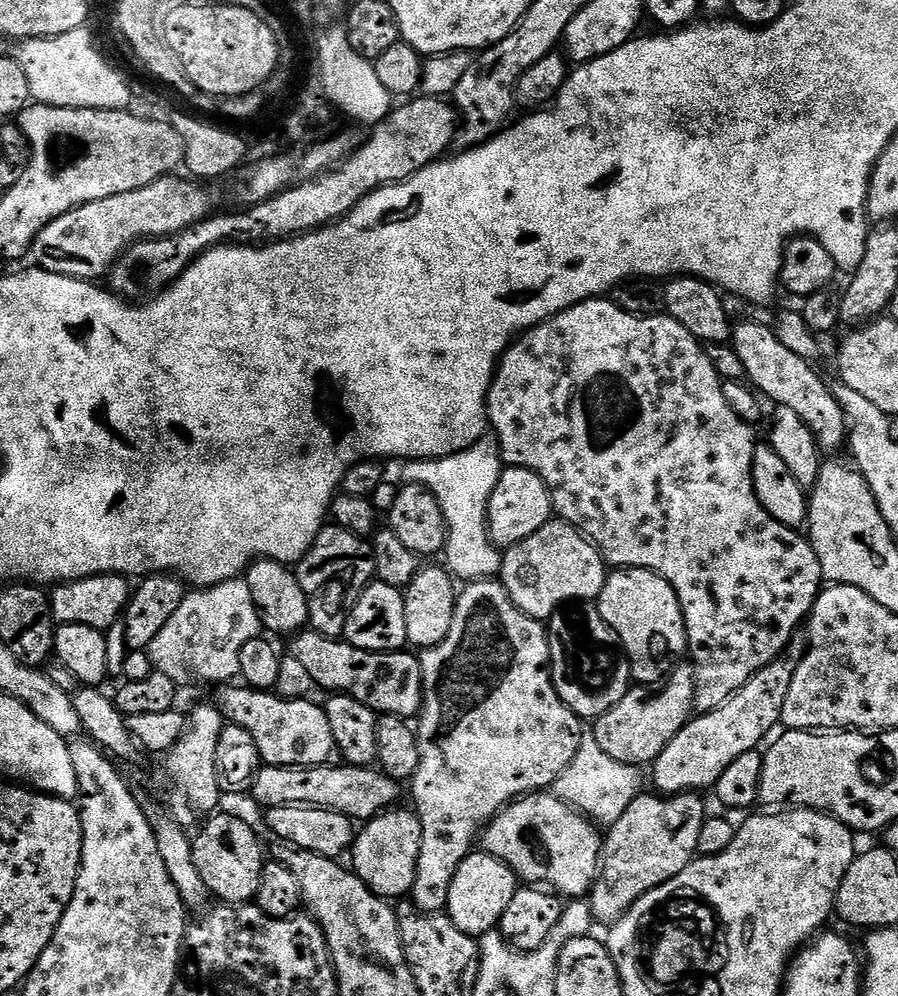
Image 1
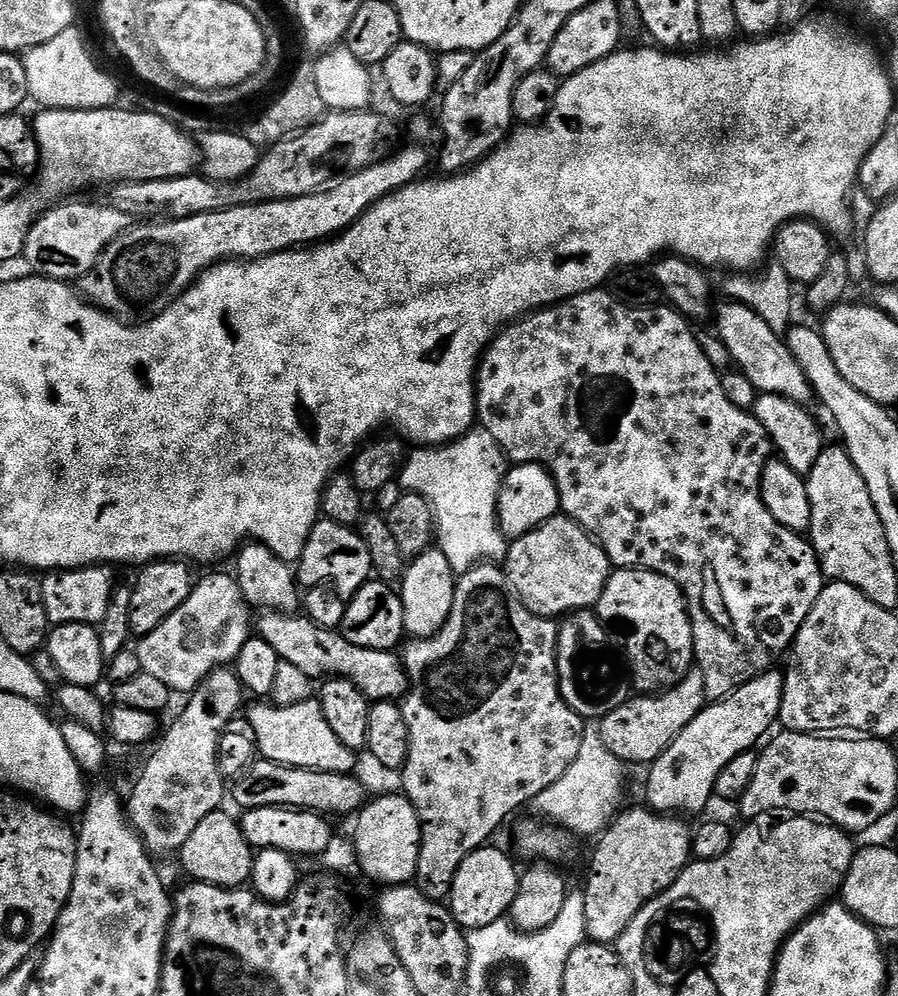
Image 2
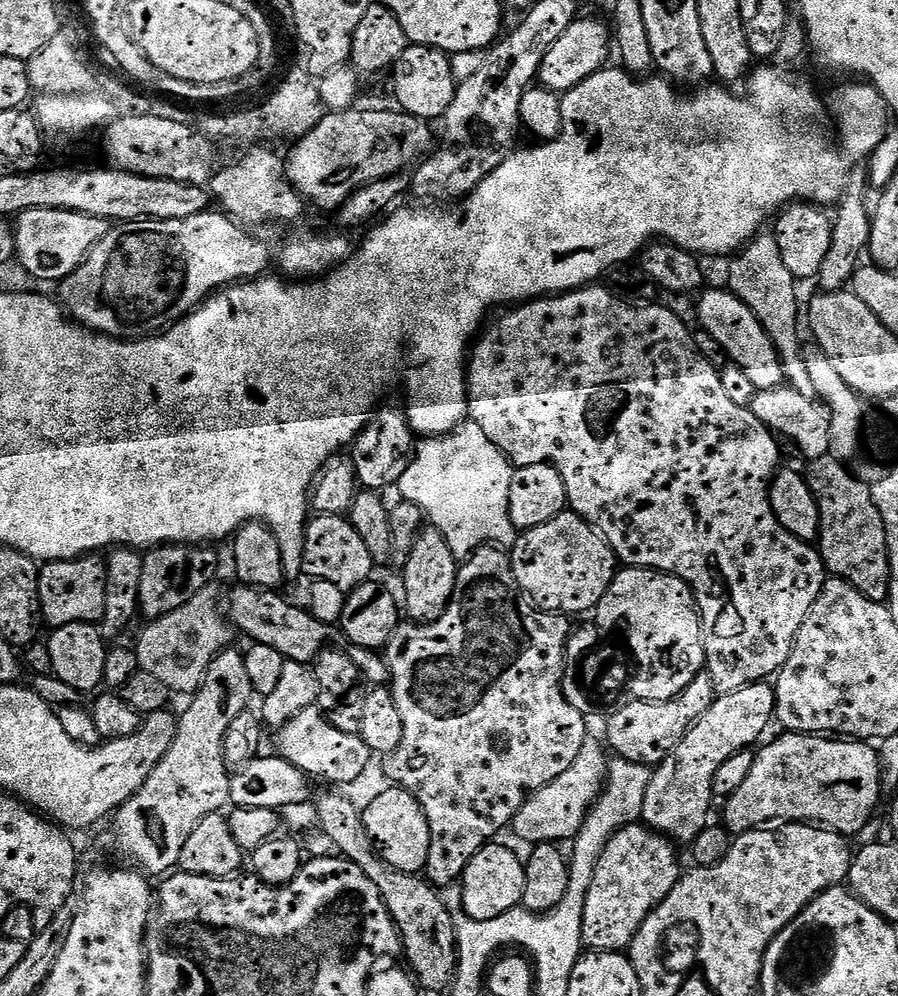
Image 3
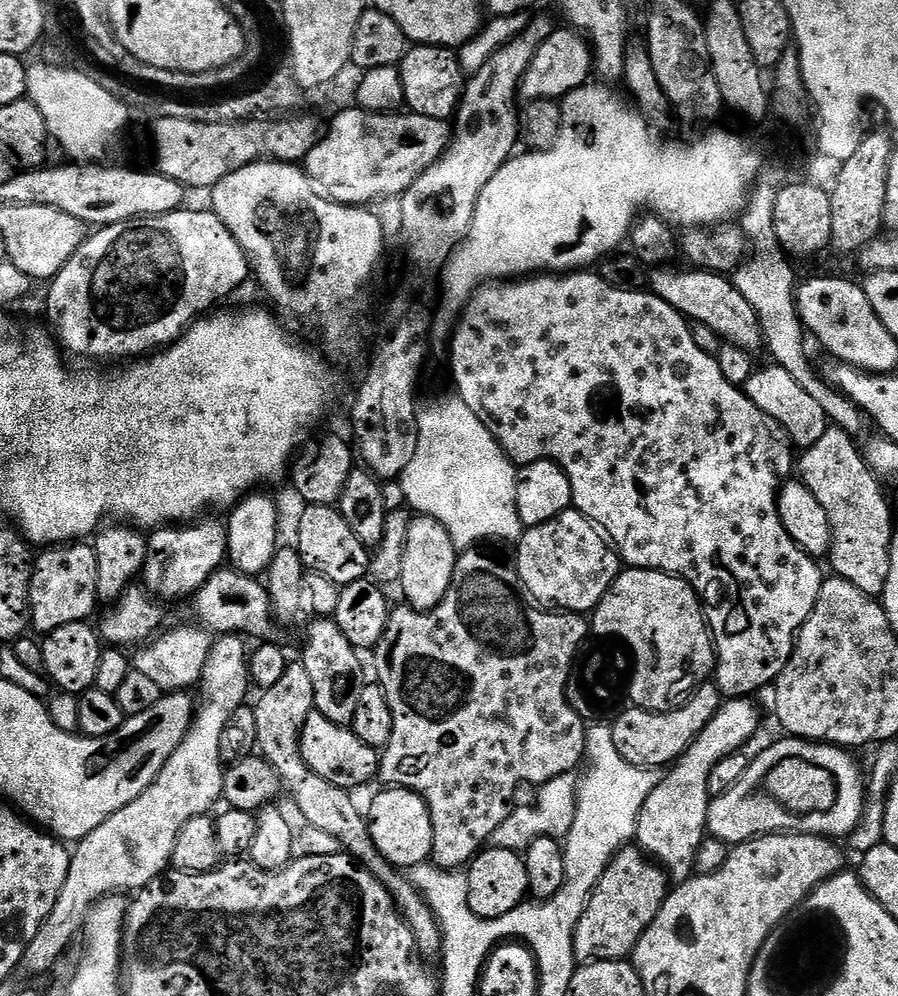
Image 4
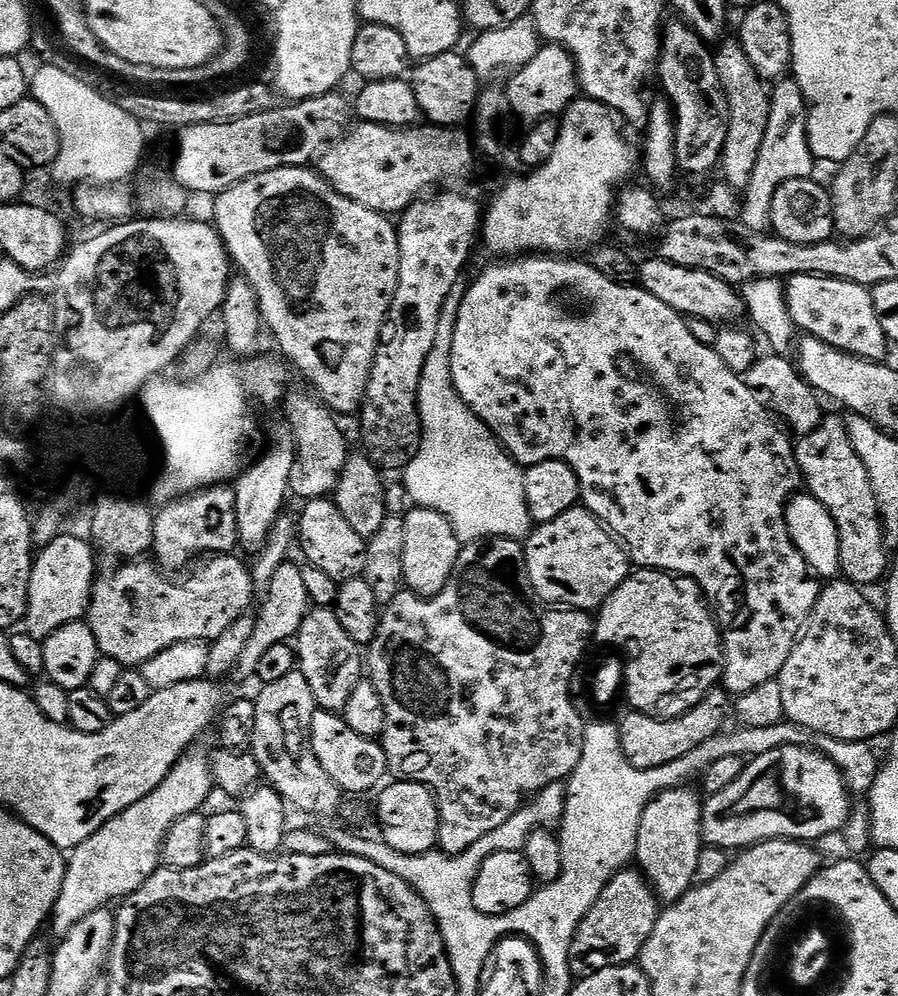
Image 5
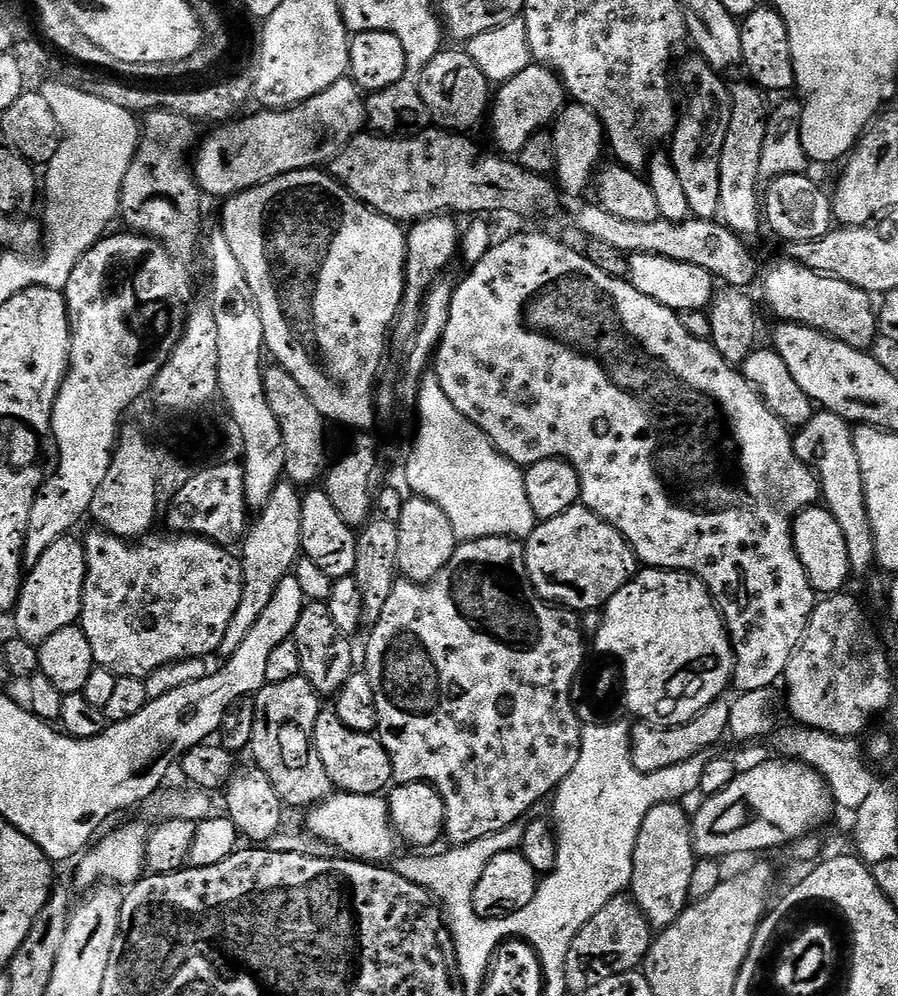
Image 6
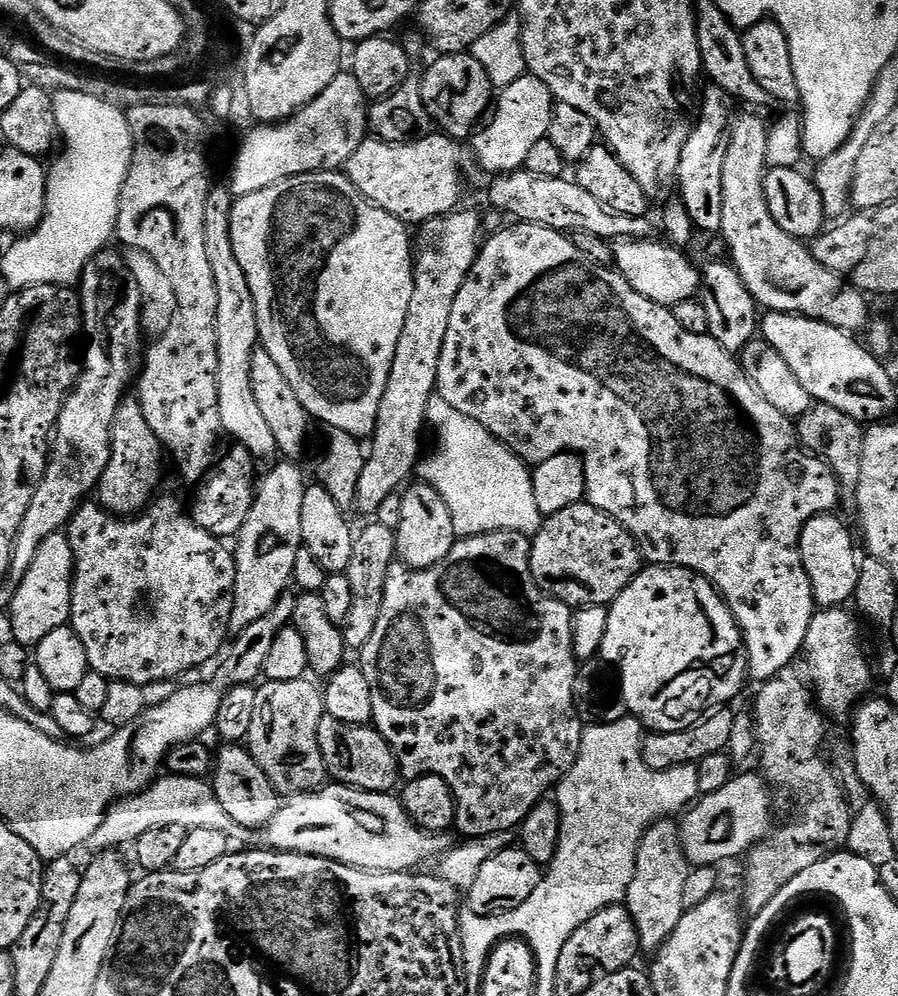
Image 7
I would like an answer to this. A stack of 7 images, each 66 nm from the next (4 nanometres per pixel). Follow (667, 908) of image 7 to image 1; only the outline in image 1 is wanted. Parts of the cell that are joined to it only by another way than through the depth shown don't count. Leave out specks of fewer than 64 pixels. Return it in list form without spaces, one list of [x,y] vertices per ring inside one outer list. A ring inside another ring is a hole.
[[[797,630],[788,647],[765,668],[755,672],[750,682],[732,693],[725,704],[712,712],[693,715],[687,726],[670,738],[670,746],[666,746],[666,750],[652,761],[650,771],[652,784],[656,787],[653,789],[660,794],[699,793],[704,790],[700,788],[715,789],[718,778],[722,778],[722,770],[726,770],[738,754],[757,751],[761,747],[759,744],[763,745],[773,735],[772,727],[780,724],[786,693],[790,690],[790,682],[794,682],[794,670],[798,670],[807,651],[807,635]]]

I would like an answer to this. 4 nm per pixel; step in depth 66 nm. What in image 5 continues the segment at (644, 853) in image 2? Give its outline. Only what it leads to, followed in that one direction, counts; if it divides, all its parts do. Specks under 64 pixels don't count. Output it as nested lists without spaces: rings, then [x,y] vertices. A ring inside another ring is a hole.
[[[639,871],[616,873],[606,890],[598,894],[598,902],[594,902],[590,914],[582,918],[574,934],[568,955],[573,977],[583,978],[598,970],[633,963],[639,957],[642,946],[646,946],[646,938],[654,934],[654,926],[661,911],[655,892],[649,888],[648,881]]]

